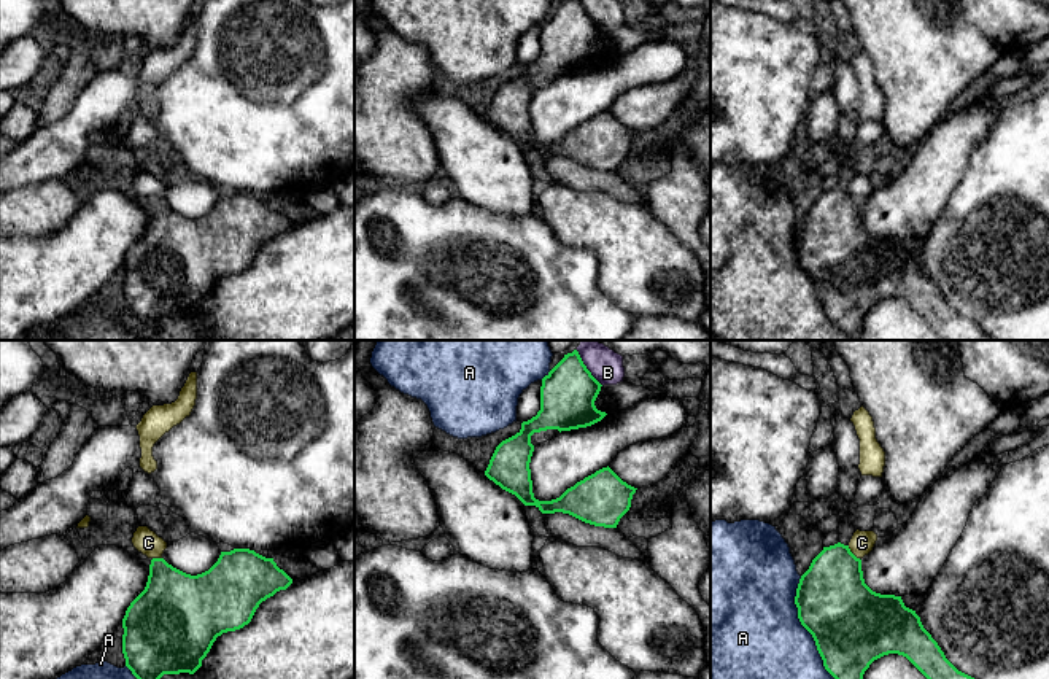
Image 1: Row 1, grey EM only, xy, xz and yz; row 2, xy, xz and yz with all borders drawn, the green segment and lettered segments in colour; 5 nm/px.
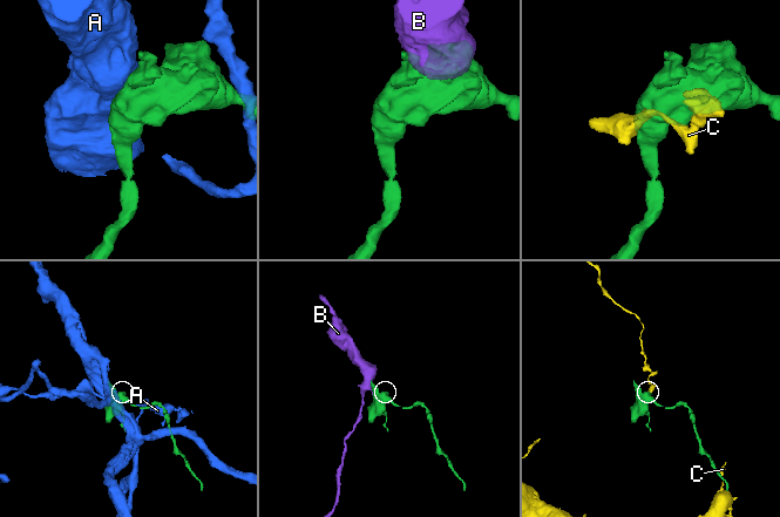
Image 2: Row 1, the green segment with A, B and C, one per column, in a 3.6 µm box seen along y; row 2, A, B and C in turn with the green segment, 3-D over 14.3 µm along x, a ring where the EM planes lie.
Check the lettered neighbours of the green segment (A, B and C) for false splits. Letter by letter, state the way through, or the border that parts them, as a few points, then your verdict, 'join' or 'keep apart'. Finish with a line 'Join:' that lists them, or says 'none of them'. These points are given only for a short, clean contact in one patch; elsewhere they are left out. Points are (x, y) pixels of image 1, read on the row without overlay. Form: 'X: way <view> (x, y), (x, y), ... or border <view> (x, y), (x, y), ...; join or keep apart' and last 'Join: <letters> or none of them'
A: keep apart
B: keep apart
C: border yz (847, 190), (859, 202); keep apart
Join: none of them

